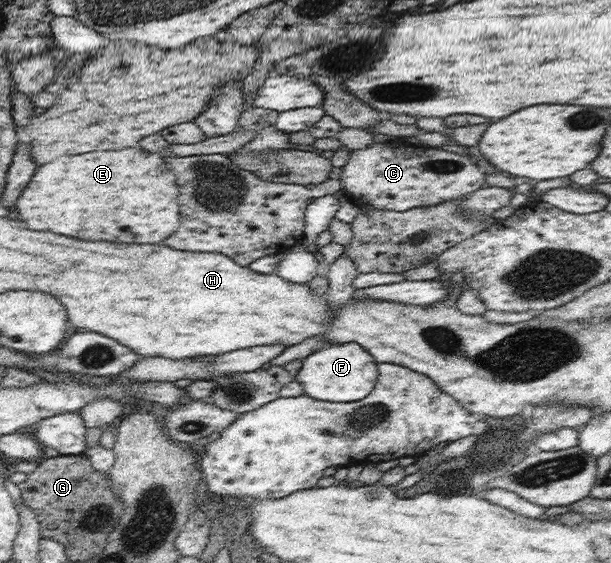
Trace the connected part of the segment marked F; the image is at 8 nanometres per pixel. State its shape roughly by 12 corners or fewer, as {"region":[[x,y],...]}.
{"region":[[331,344],[302,362],[305,395],[363,400],[377,362],[359,344]]}

